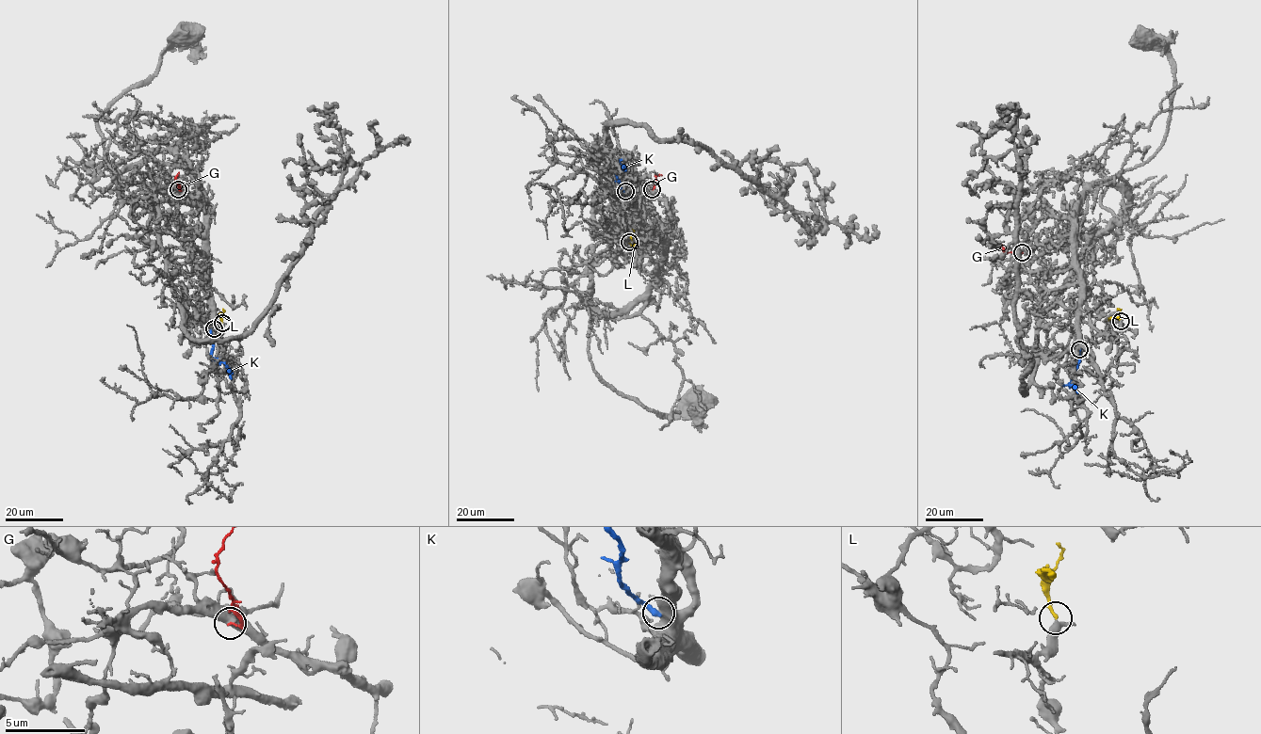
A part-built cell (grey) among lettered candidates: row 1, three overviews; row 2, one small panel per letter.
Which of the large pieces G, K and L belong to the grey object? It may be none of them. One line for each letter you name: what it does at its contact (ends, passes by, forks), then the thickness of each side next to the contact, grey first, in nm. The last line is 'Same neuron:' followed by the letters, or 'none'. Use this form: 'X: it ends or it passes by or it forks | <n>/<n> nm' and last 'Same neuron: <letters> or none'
L: it ends | 280/200 nm
Same neuron: L

